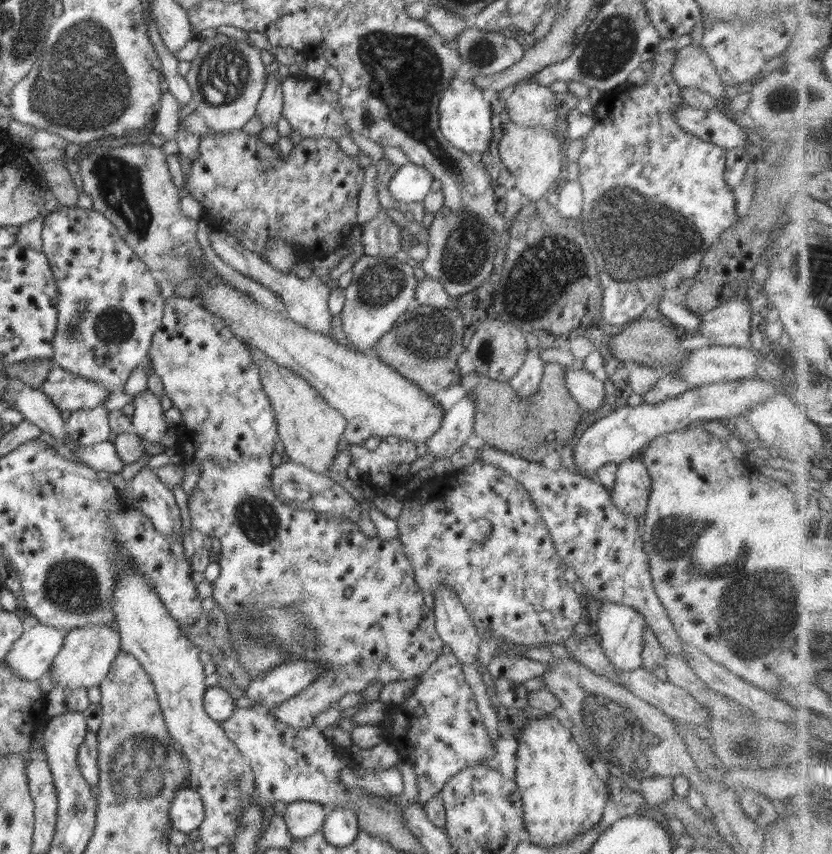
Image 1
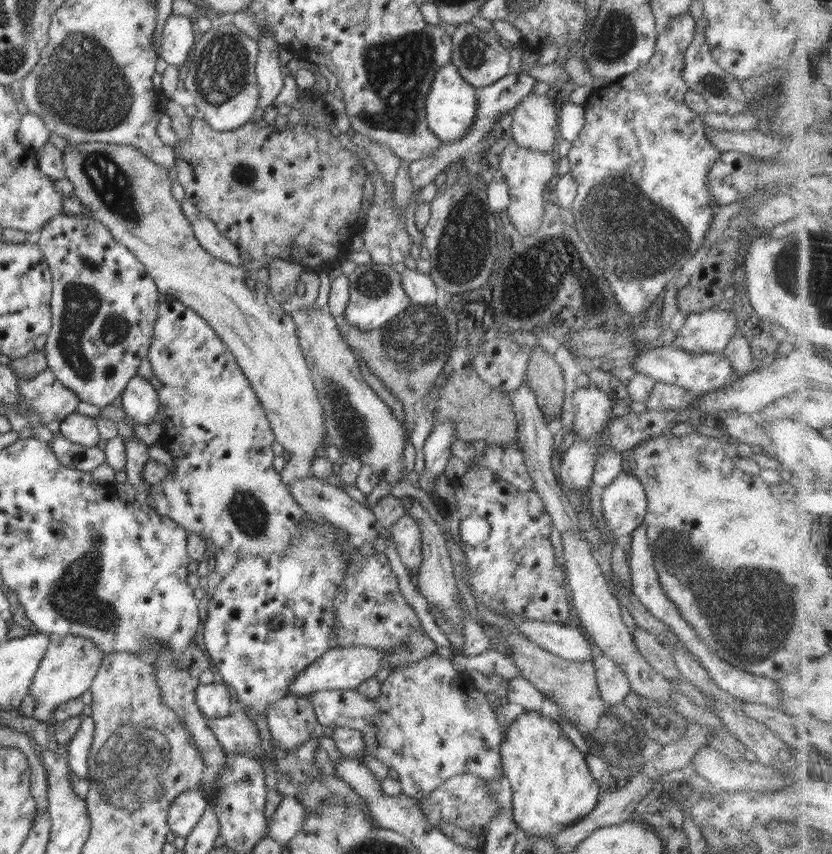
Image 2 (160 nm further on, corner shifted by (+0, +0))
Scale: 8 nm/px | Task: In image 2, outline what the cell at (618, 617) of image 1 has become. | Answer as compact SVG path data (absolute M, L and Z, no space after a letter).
M596 652L592 661L603 699L607 701L608 705L623 702L625 696L631 692L631 688L621 666L617 666L611 658L604 656L603 652Z

